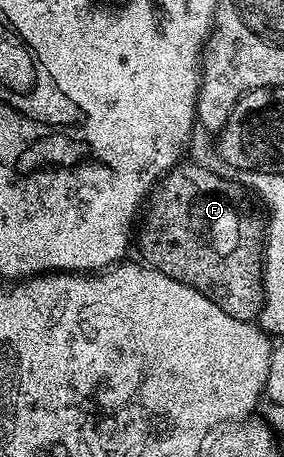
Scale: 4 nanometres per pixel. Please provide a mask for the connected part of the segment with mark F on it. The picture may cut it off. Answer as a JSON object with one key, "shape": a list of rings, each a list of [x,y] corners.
{"shape":[[[181,164],[174,167],[173,170],[169,170],[160,179],[150,195],[150,201],[143,211],[142,221],[138,226],[138,246],[140,242],[140,250],[144,253],[143,261],[151,266],[152,269],[160,270],[166,276],[170,276],[174,280],[178,280],[182,284],[202,292],[202,296],[214,300],[214,304],[218,304],[218,308],[222,308],[222,312],[230,312],[230,316],[234,316],[243,322],[250,322],[259,319],[260,310],[264,307],[264,243],[266,241],[266,222],[263,217],[260,219],[252,211],[252,206],[244,199],[243,193],[245,194],[245,191],[242,189],[239,181],[232,179],[231,182],[228,176],[215,174],[214,171],[208,169],[207,165],[187,166],[187,164]]]}

